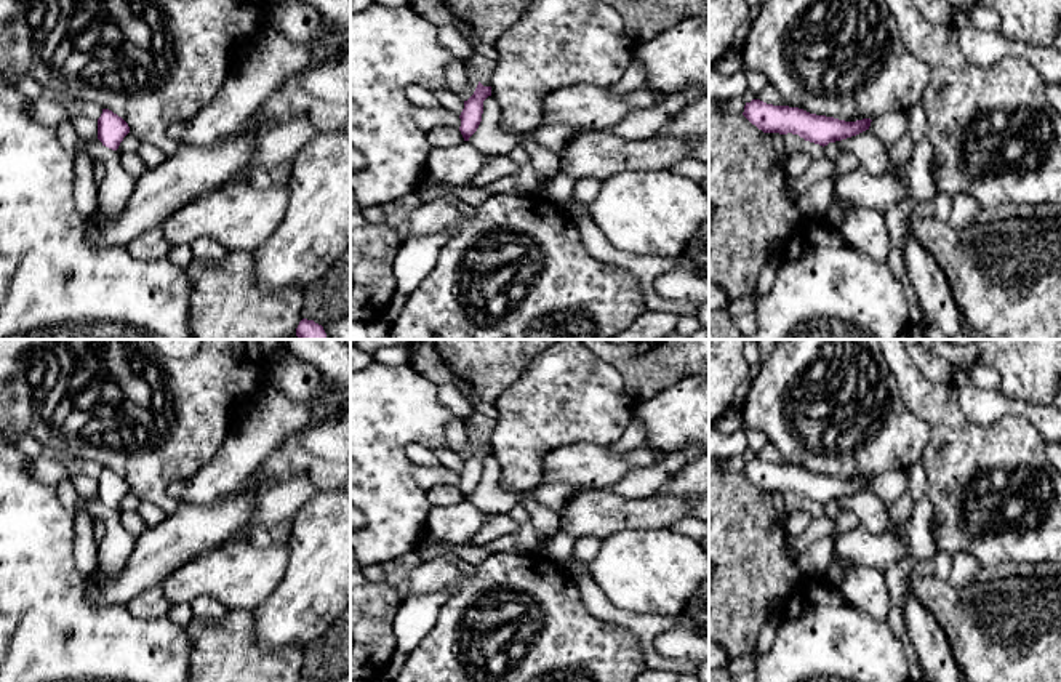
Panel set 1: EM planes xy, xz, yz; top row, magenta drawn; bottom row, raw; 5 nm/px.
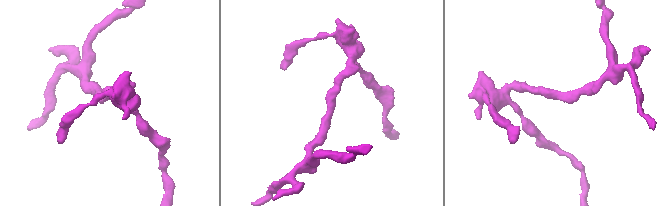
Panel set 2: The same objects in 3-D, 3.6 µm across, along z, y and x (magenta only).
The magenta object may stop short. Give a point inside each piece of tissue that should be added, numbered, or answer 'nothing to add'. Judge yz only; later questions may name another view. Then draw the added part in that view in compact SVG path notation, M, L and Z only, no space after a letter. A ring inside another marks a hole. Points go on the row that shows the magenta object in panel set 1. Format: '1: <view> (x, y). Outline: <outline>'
nothing to add

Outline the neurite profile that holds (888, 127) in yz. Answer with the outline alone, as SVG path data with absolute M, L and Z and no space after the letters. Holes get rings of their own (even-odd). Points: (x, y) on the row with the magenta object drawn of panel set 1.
M890 110L871 122L871 131L890 149L899 138L907 134L907 110Z

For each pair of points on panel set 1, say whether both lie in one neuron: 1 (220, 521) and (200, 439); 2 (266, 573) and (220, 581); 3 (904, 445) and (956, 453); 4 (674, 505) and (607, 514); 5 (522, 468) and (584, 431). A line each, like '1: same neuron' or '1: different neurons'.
1: different neurons
2: same neuron
3: different neurons
4: same neuron
5: same neuron

